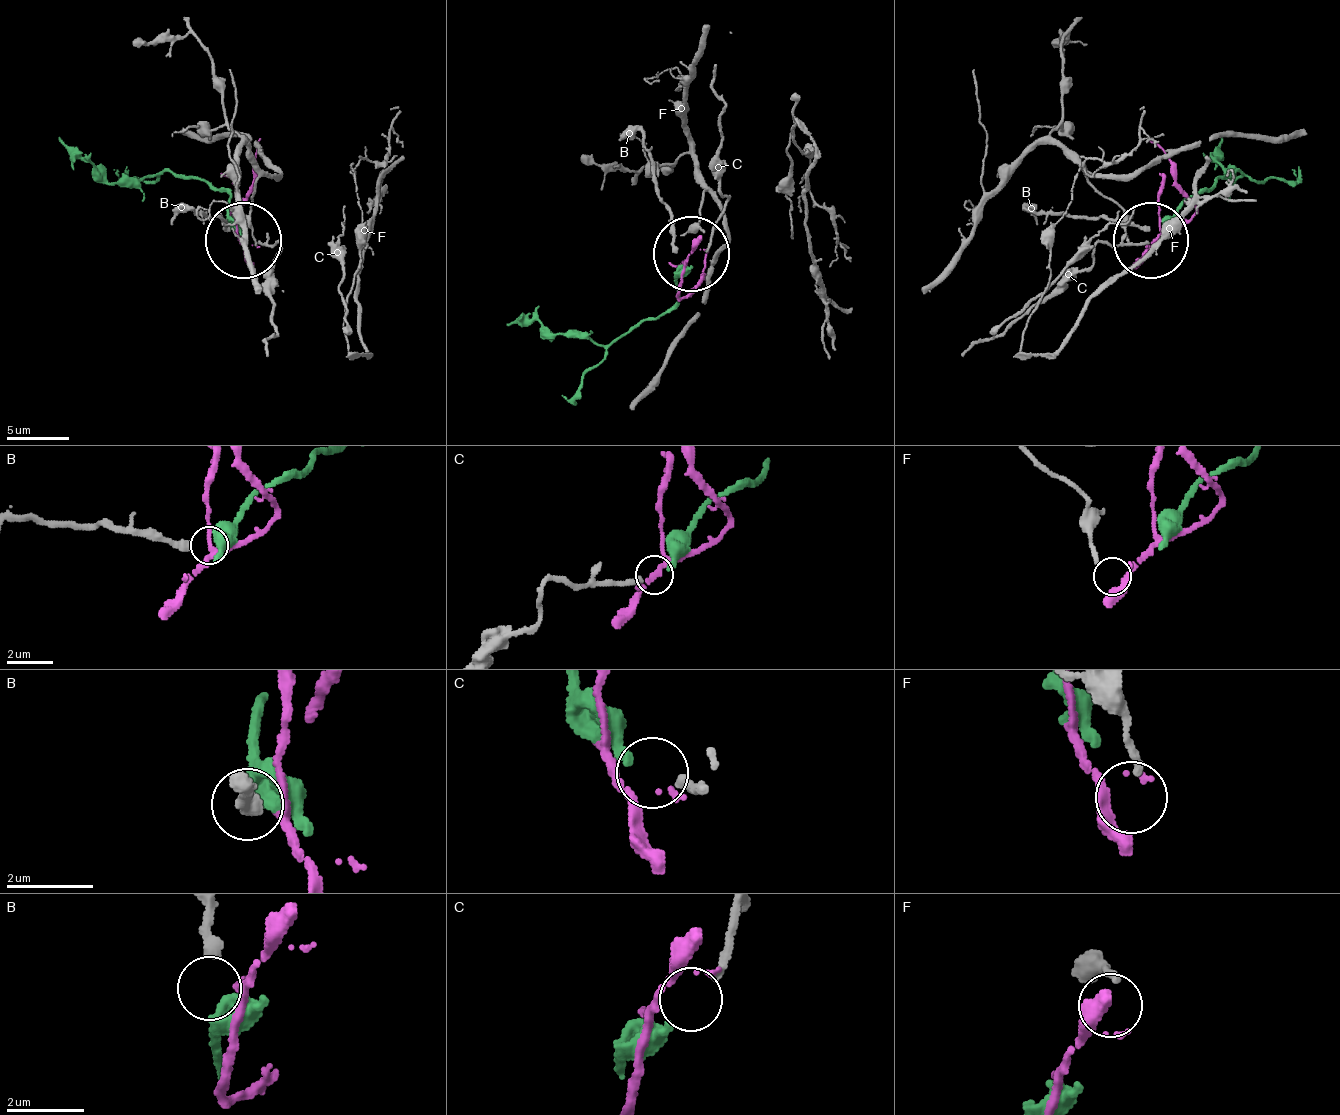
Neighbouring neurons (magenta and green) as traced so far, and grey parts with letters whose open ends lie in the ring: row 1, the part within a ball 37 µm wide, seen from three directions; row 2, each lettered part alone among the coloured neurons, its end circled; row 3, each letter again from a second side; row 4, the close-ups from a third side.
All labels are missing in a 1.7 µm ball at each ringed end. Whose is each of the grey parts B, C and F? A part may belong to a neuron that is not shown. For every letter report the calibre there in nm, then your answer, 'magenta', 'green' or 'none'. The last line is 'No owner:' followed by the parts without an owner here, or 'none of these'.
B: 360 nm thick; none
C: 220 nm thick; none
F: 160 nm thick; none
No owner: B, C, F

